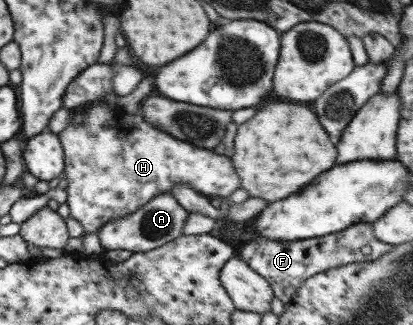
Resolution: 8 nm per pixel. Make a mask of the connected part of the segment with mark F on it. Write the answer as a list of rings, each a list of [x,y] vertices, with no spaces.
[[[361,222],[336,233],[296,241],[274,241],[258,237],[243,245],[240,259],[268,283],[274,297],[286,303],[308,277],[336,266],[372,261],[392,248],[393,245],[374,237],[371,224]]]

